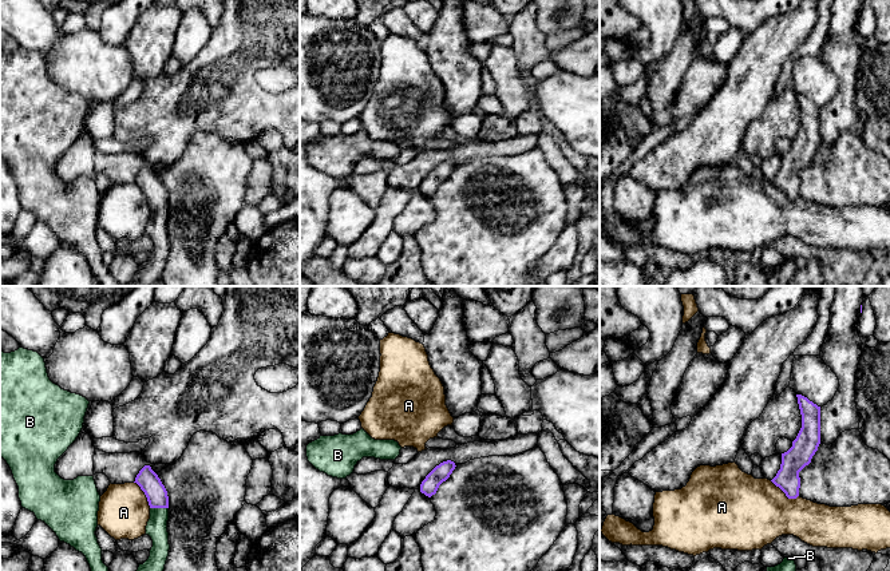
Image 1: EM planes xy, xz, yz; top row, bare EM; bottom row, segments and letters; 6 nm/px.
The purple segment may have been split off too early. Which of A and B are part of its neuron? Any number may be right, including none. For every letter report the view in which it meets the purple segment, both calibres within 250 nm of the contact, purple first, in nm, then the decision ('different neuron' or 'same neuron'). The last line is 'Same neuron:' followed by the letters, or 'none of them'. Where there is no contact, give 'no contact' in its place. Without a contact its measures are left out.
A: contact in yz; calibres 150 and 420 nm; different neuron
B: contact in xy; calibres 130 and 130 nm; same neuron
Same neuron: B

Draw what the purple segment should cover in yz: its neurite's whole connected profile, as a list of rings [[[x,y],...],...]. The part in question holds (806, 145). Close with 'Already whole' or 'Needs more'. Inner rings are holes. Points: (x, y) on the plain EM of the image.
[[[796,95],[802,115],[802,128],[792,147],[782,154],[782,164],[771,181],[788,199],[799,197],[799,173],[811,163],[820,144],[820,107],[802,95]]]. Already whole

